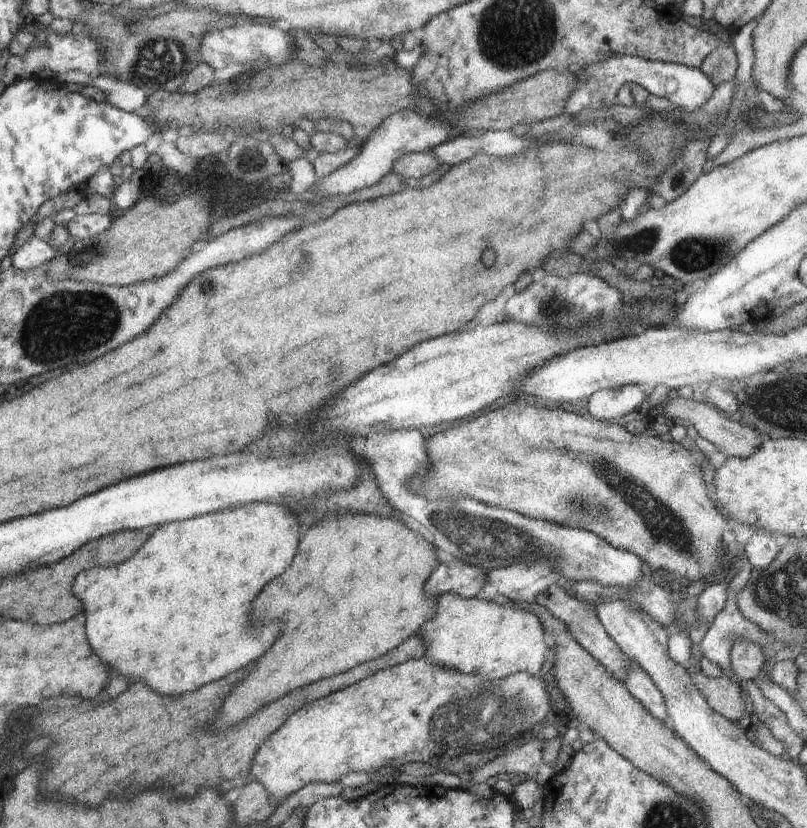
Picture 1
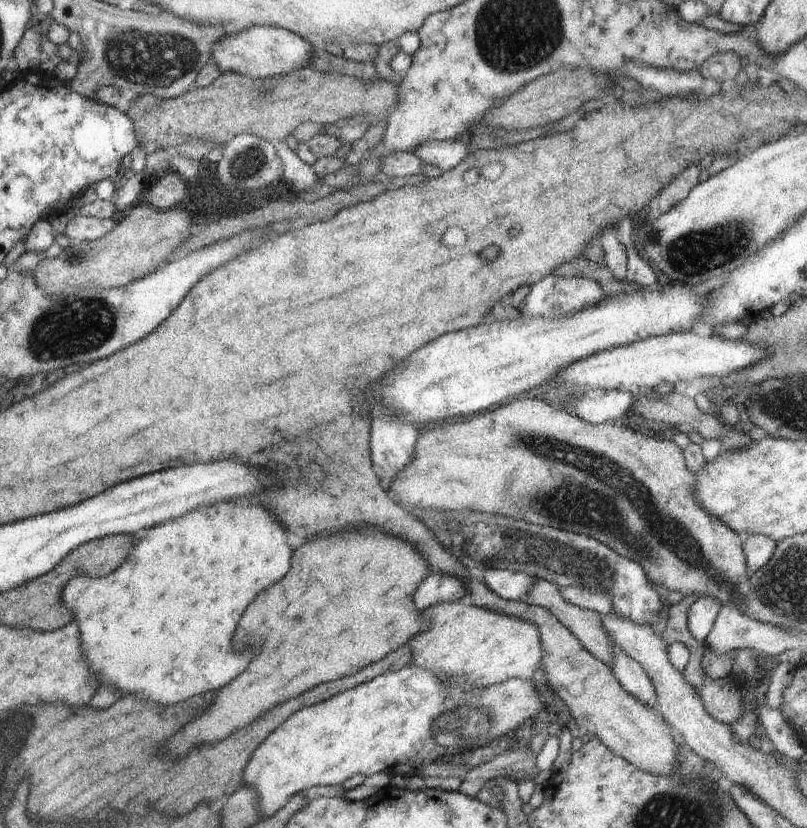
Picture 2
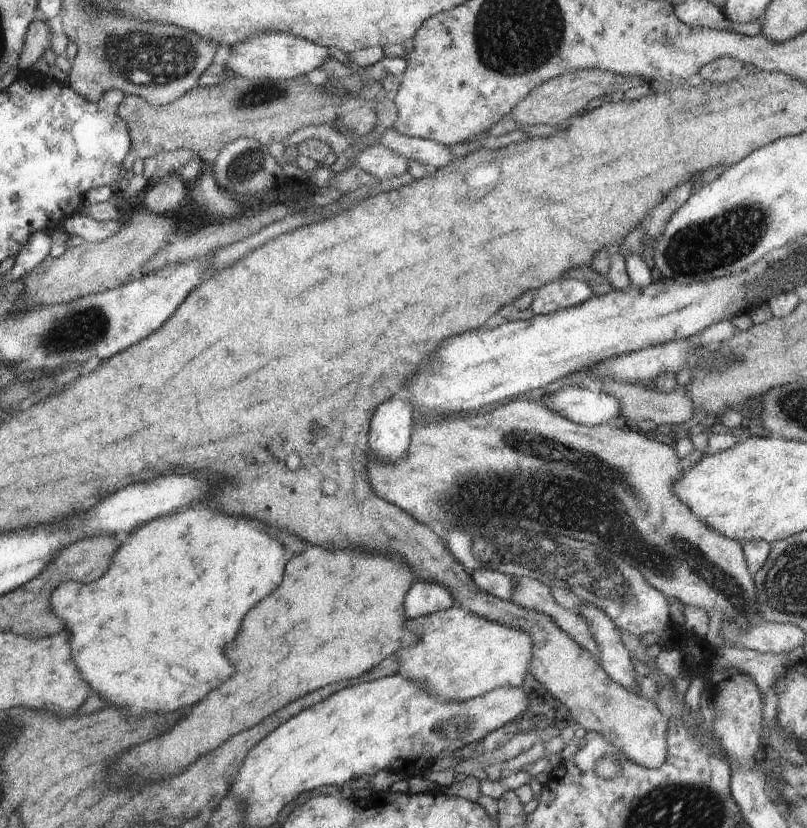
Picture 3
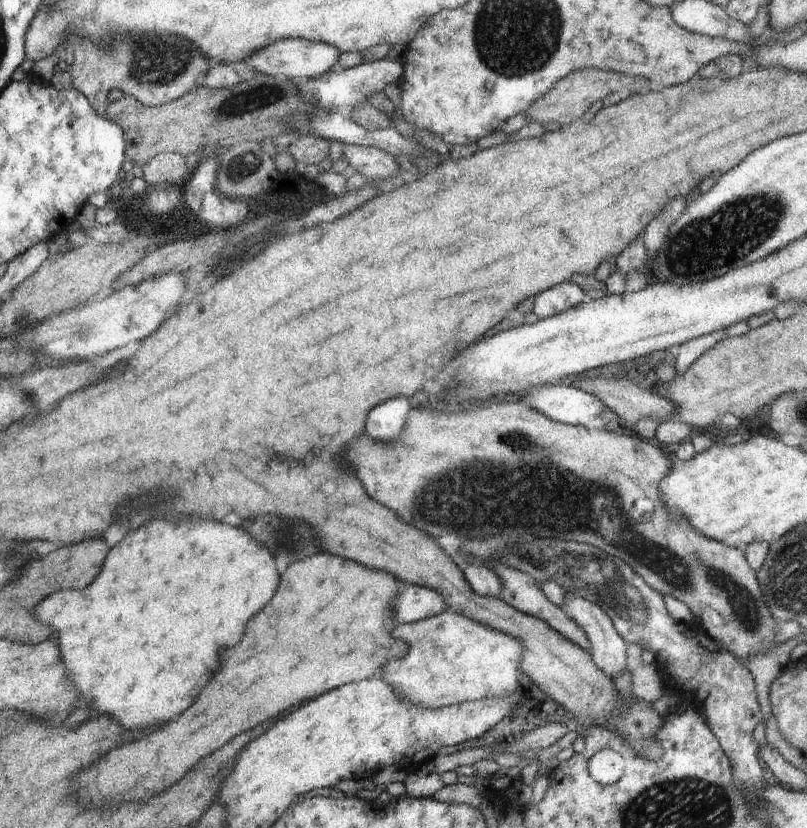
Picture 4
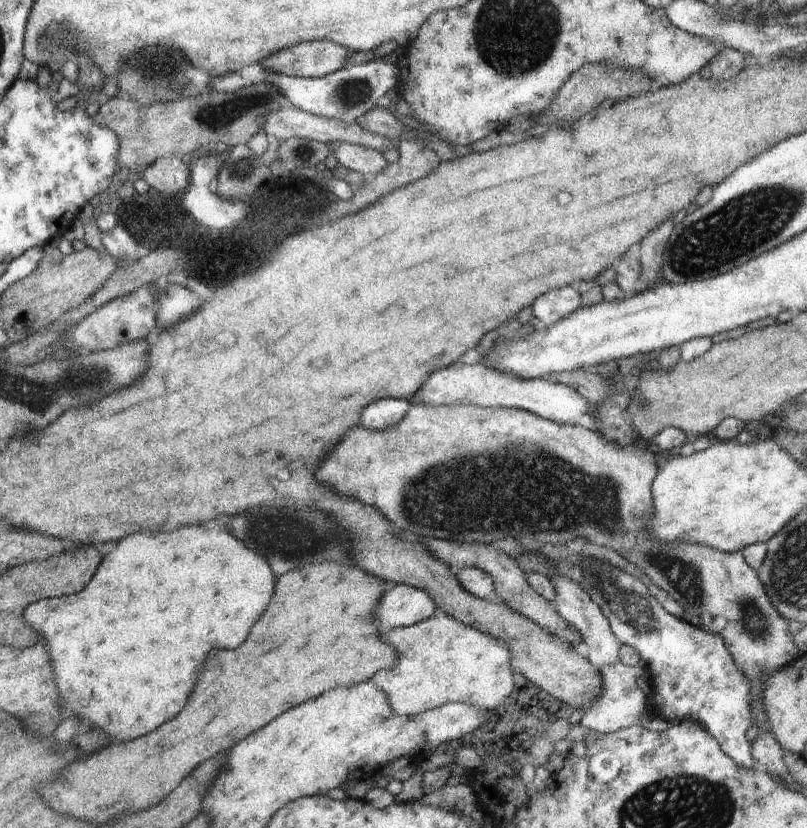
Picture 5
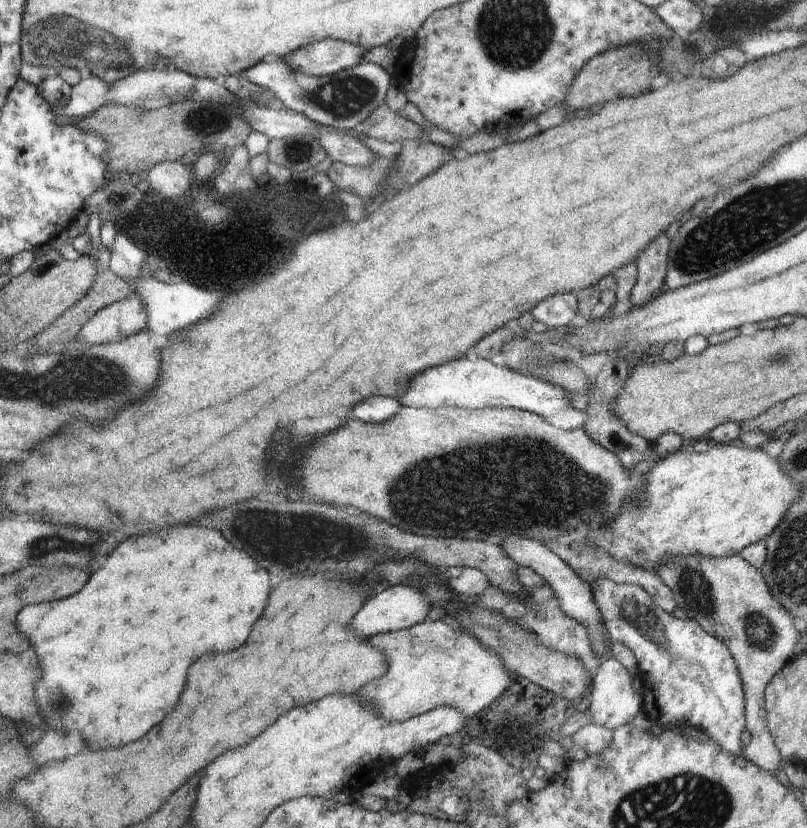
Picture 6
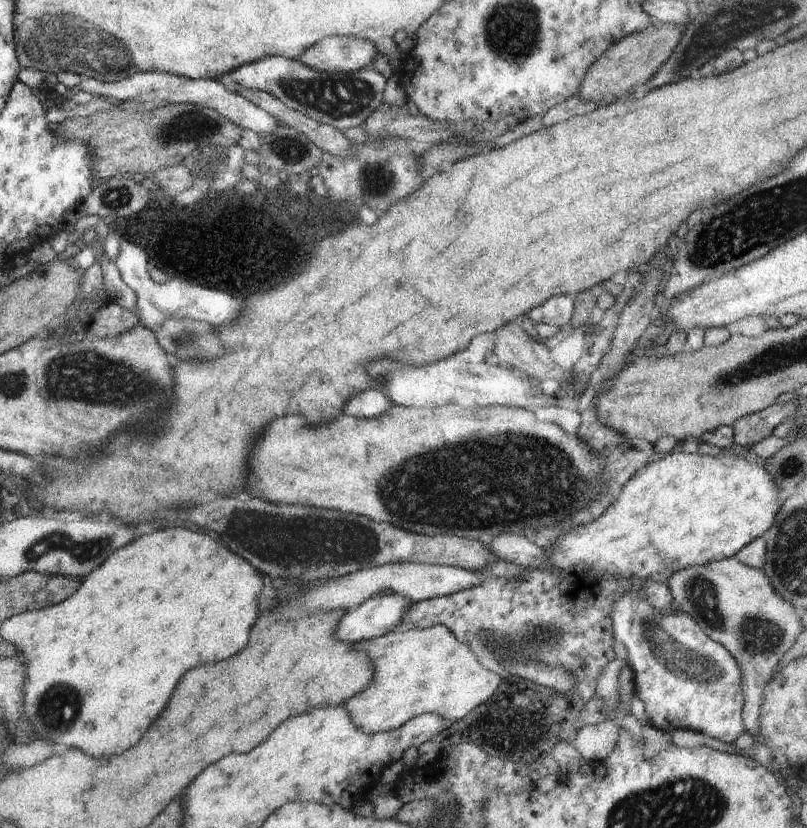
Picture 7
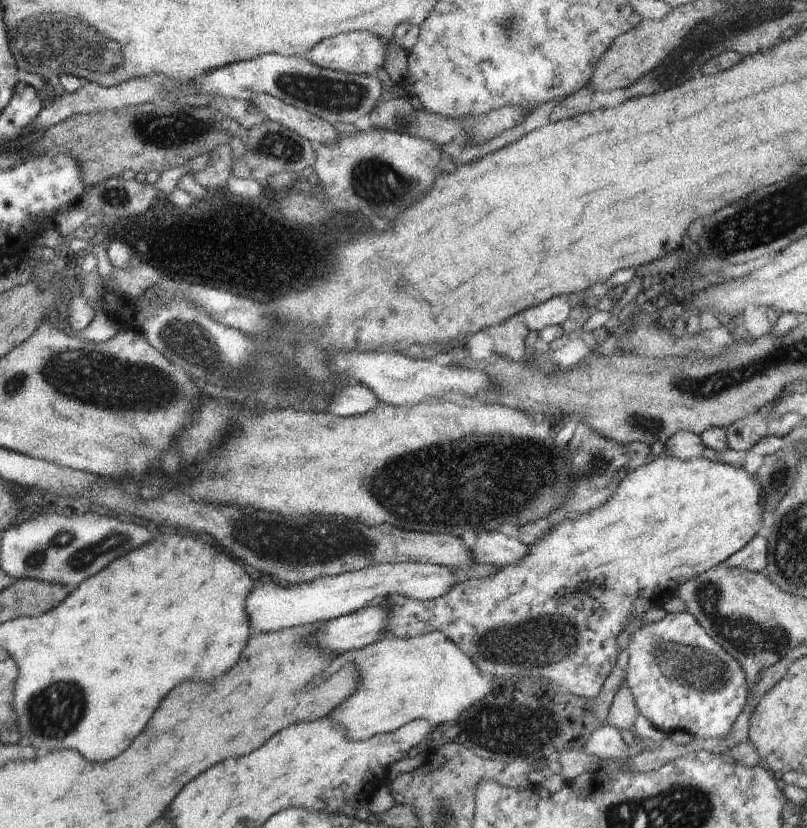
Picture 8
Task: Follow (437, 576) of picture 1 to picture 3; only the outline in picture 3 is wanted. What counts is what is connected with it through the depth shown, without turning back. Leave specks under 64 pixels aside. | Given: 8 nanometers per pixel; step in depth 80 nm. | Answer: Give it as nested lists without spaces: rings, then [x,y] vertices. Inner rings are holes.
[[[414,580],[407,590],[403,609],[406,619],[415,619],[443,610],[448,610],[455,602],[449,590],[428,581]]]

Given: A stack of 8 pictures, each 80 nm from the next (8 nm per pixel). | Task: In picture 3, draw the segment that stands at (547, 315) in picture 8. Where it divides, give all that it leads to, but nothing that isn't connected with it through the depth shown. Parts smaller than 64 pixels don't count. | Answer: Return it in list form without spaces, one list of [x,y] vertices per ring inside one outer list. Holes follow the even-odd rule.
[[[562,276],[535,289],[531,307],[535,315],[549,315],[578,306],[593,296],[588,283]]]

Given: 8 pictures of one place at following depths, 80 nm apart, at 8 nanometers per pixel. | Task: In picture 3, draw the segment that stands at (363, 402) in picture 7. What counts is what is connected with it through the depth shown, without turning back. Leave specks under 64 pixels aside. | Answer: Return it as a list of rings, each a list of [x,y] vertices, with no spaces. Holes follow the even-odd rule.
[[[402,395],[383,402],[372,415],[368,440],[372,454],[383,463],[404,457],[411,441],[413,406]]]

